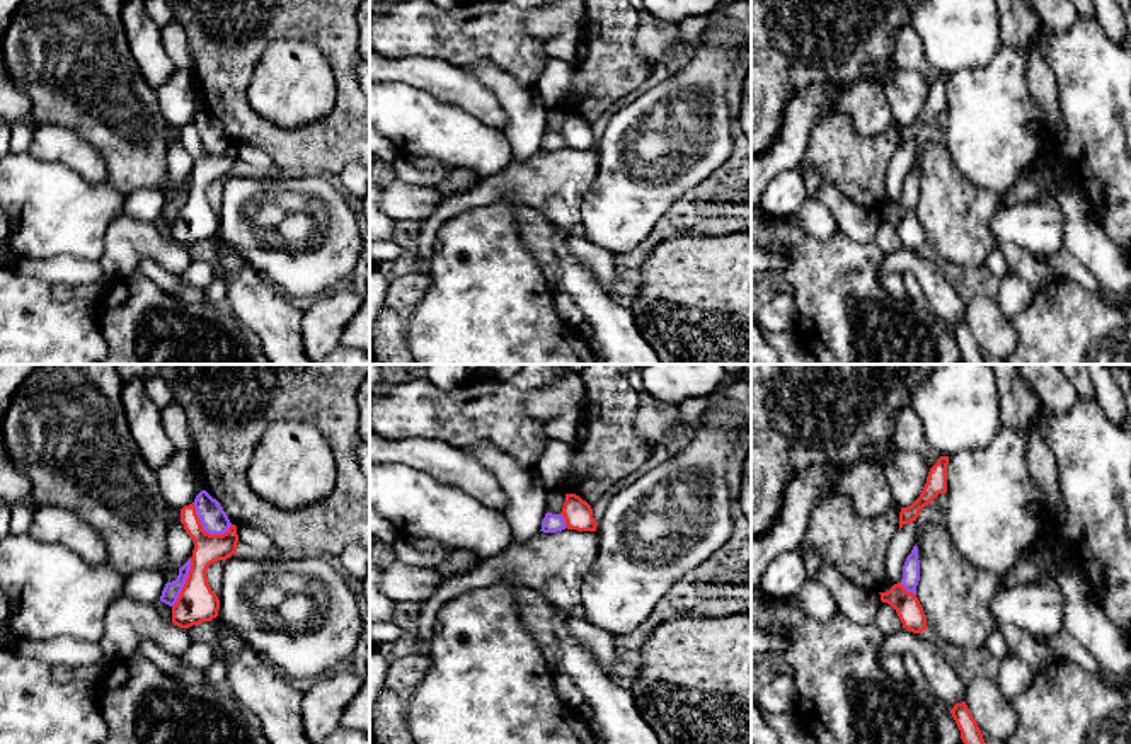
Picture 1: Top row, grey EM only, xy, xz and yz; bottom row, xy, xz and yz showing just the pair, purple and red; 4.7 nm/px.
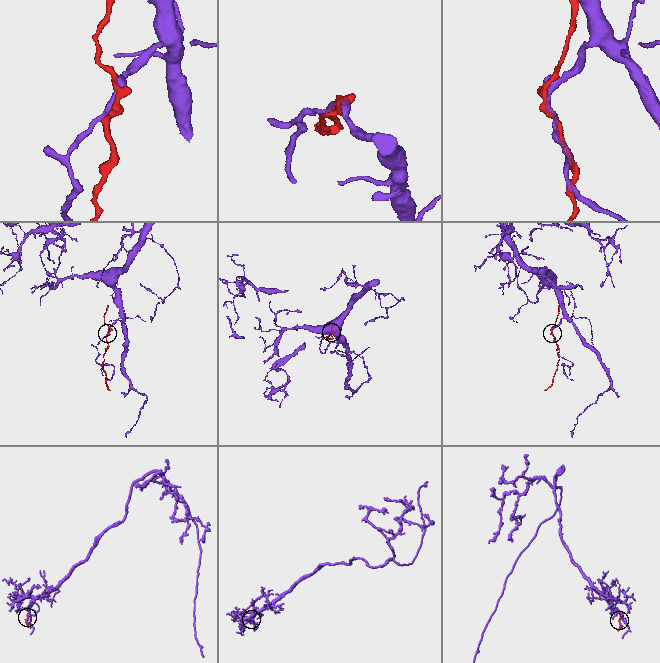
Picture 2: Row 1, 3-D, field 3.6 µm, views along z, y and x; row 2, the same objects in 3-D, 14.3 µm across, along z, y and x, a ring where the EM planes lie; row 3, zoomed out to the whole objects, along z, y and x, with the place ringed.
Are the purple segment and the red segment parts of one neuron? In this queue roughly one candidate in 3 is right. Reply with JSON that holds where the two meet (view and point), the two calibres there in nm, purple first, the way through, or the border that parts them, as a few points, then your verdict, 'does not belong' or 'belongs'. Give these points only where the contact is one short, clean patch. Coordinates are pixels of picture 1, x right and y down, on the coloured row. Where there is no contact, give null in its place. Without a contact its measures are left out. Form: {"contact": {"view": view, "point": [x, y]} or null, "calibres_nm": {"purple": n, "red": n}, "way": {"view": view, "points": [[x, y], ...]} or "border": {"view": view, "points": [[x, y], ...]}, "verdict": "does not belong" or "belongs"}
{"contact": {"view": "xy", "point": [205, 530]}, "calibres_nm": {"purple": 130, "red": 140}, "verdict": "does not belong"}

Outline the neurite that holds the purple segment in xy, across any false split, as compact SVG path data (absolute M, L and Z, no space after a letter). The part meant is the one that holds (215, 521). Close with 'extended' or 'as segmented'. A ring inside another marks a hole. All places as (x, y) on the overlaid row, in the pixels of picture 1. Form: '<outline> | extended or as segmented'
M201 490L192 504L206 533L223 535L232 526L220 502L213 499L206 490Z | as segmented

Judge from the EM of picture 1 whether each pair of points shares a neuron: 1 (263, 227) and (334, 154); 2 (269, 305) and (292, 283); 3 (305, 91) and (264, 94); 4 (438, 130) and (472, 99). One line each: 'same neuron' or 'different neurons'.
1: different neurons
2: different neurons
3: same neuron
4: different neurons

